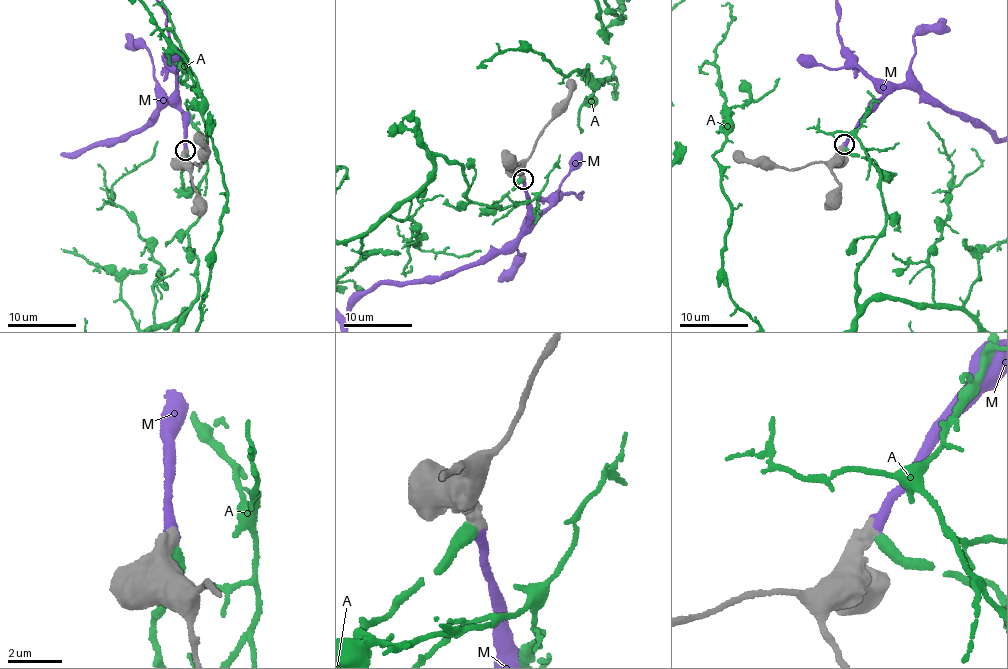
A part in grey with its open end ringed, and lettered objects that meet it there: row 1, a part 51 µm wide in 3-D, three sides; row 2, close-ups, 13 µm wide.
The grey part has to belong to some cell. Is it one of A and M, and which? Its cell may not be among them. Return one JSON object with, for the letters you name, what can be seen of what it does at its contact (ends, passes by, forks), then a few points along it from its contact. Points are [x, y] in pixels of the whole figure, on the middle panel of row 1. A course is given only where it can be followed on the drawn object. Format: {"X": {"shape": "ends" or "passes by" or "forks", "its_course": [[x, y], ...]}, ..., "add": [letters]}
{"M": {"shape": "ends"}, "add": ["M"]}

